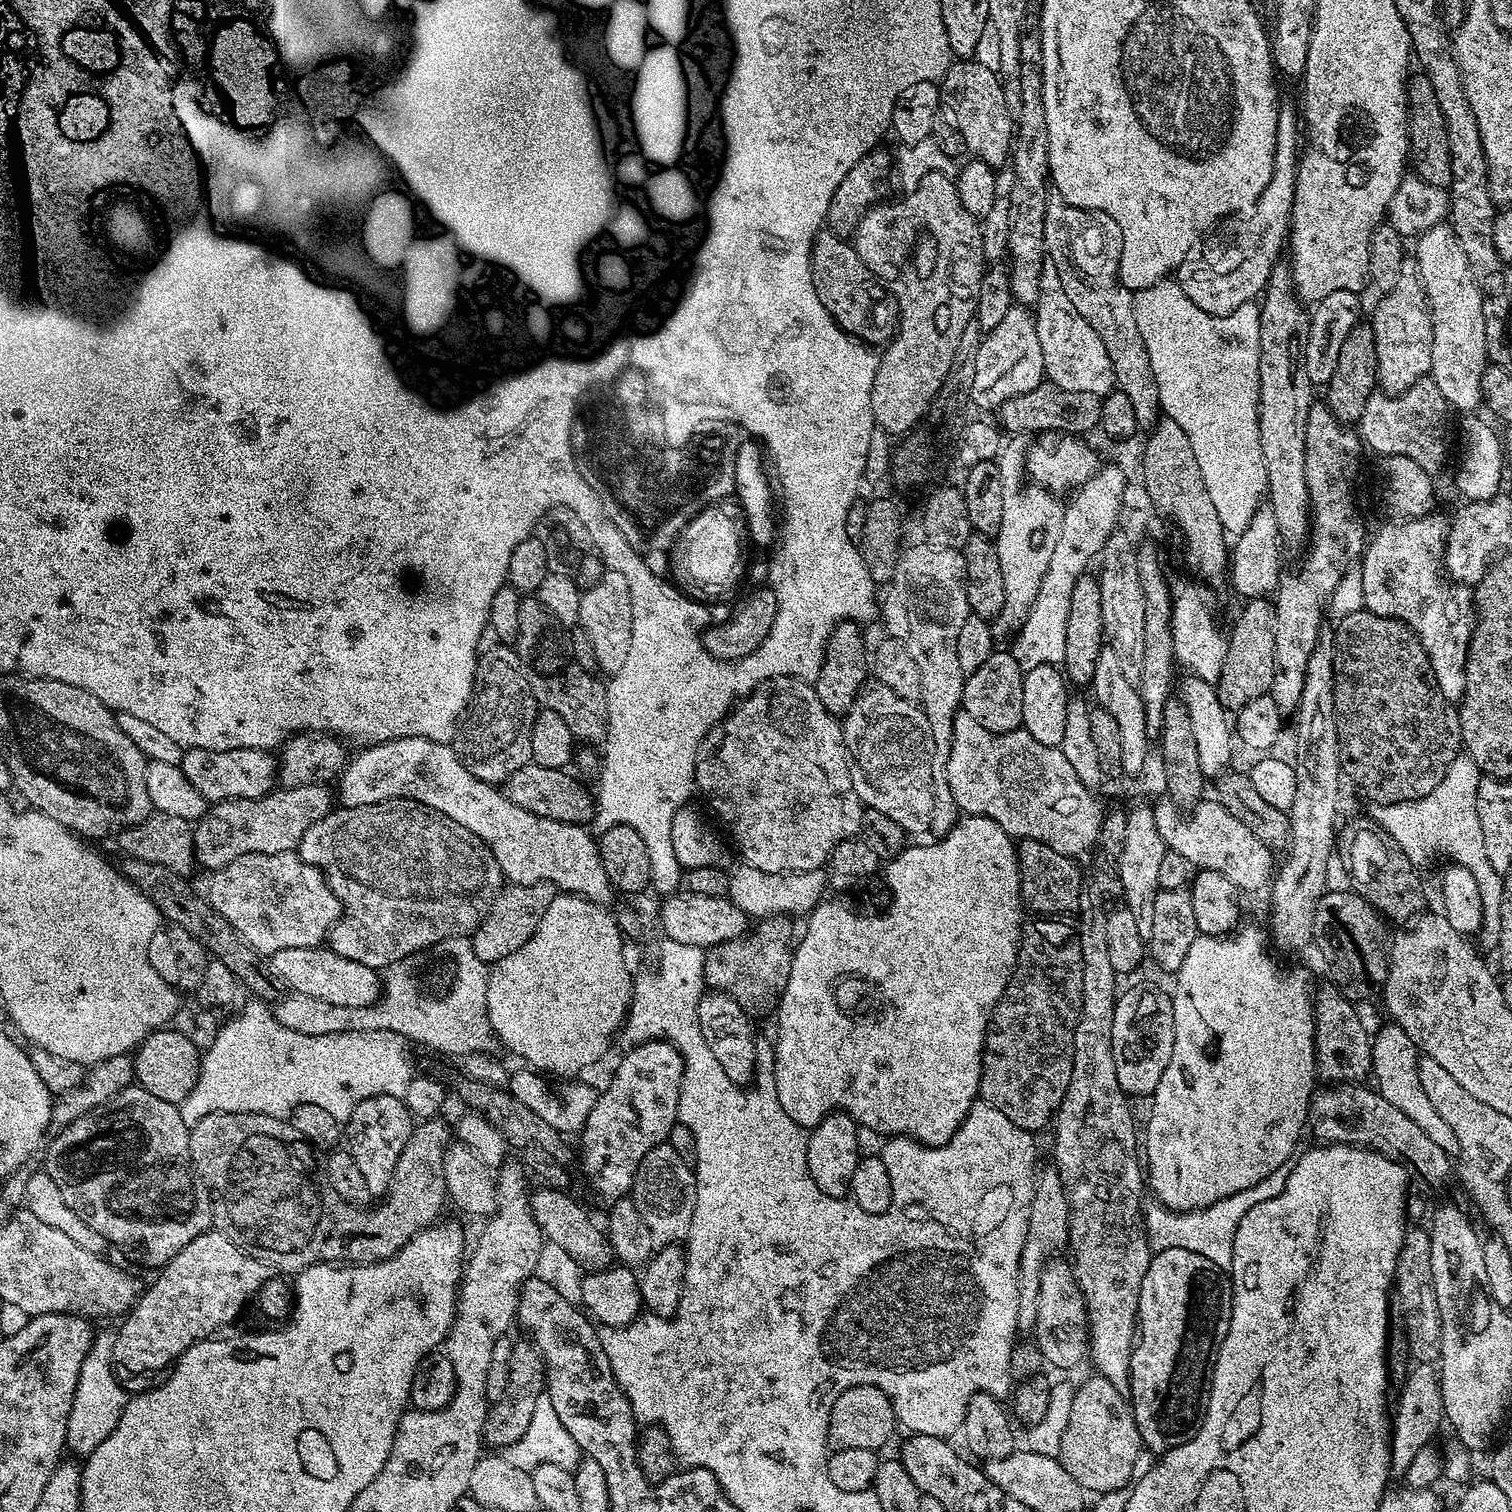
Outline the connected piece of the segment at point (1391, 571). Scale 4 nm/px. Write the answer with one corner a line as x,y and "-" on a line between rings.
1438,512
1388,522
1392,524
1378,529
1376,537
1367,541
1358,570
1362,574
1364,608
1407,624
1430,658
1438,690
1448,701
1458,702
1466,686
1466,658
1476,628
1476,609
1473,589
1450,582
1445,573
1444,543
1450,520

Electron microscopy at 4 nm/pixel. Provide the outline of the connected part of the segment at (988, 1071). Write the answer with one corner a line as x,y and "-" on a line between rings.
1032,918
1025,923
1020,930
1020,950
1016,954
1016,967
1012,970
1012,977
1008,979
1008,985
1004,993
1000,995
1000,1001
992,1007
992,1017
988,1019
988,1029
984,1035
984,1053
980,1059
980,1095
979,1099
985,1104
994,1106
994,1110
1002,1110
1010,1122
1014,1122
1016,1128
1021,1128
1033,1134
1039,1133
1039,1128
1047,1129
1053,1123
1054,1113
1060,1107
1062,1098
1066,1094
1066,1086
1070,1082
1072,1073
1072,1047
1074,1046
1074,1034
1078,1014
1082,1006
1082,950
1079,942
1074,938
1074,928
1067,924
1064,918

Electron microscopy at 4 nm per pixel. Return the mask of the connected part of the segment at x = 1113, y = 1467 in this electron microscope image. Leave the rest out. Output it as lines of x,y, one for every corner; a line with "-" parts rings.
1092,1374
1080,1389
1077,1387
1073,1391
1070,1418
1058,1453
1060,1465
1085,1493
1118,1491
1129,1487
1134,1458
1141,1448
1138,1426
1125,1397
1110,1386
1105,1376

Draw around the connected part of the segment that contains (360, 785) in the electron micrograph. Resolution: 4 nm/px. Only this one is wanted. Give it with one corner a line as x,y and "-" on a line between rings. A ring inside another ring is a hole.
398,738
373,744
357,753
353,760
351,757
345,763
344,771
338,777
338,800
343,807
413,800
422,808
436,810
469,837
492,848
491,863
500,867
501,874
512,886
553,884
561,893
581,896
591,902
599,901
604,888
609,887
596,854
596,840
587,832
587,827
560,824
514,806
497,787
491,788
487,779
475,776
447,743
424,738

